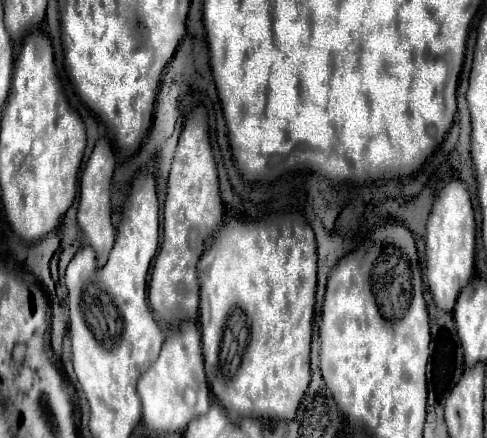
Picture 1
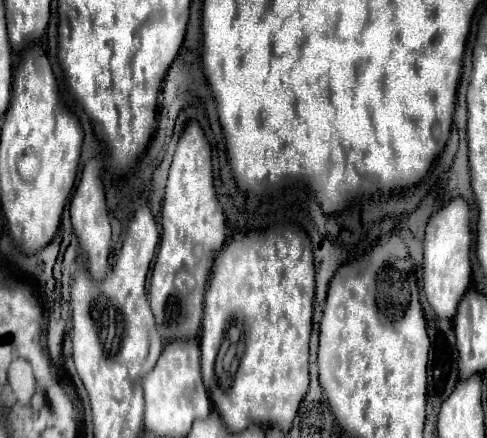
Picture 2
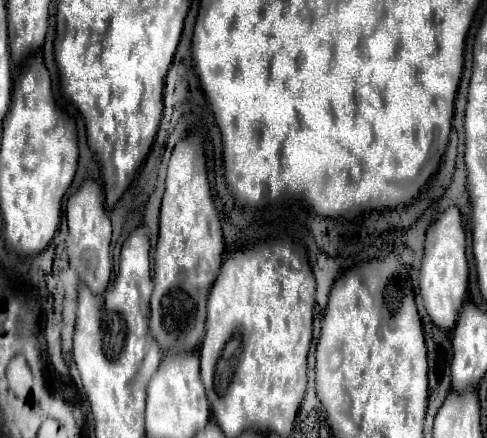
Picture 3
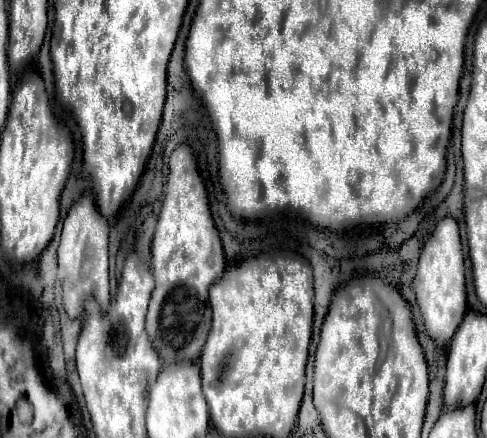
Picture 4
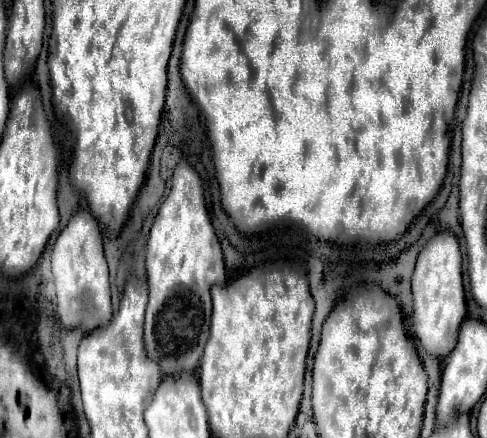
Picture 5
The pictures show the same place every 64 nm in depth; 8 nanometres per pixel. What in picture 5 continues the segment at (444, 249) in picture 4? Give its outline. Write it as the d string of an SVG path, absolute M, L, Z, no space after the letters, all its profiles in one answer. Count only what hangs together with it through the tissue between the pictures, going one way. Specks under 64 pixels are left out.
M450 228L440 230L438 236L430 238L428 244L418 254L416 270L412 274L412 294L414 294L412 330L416 338L430 354L446 358L454 348L458 338L458 328L466 318L460 242Z

